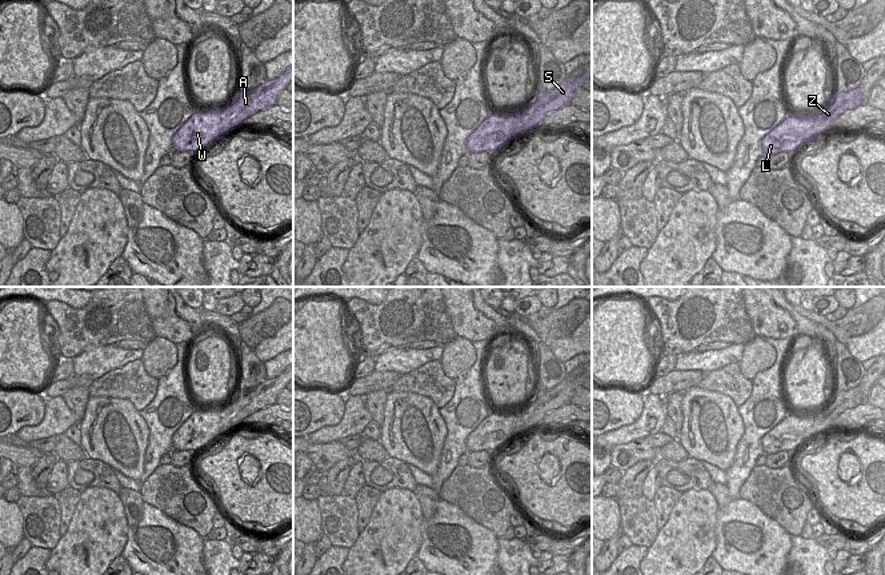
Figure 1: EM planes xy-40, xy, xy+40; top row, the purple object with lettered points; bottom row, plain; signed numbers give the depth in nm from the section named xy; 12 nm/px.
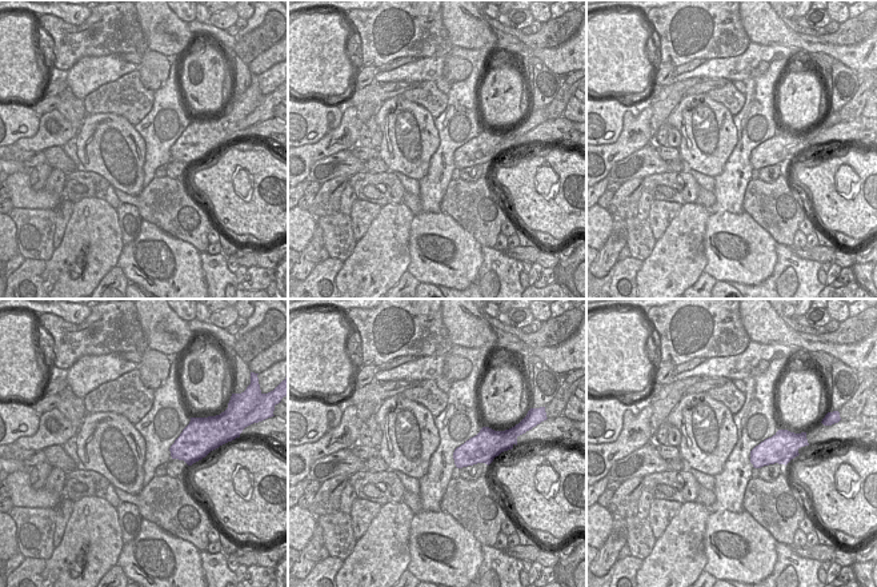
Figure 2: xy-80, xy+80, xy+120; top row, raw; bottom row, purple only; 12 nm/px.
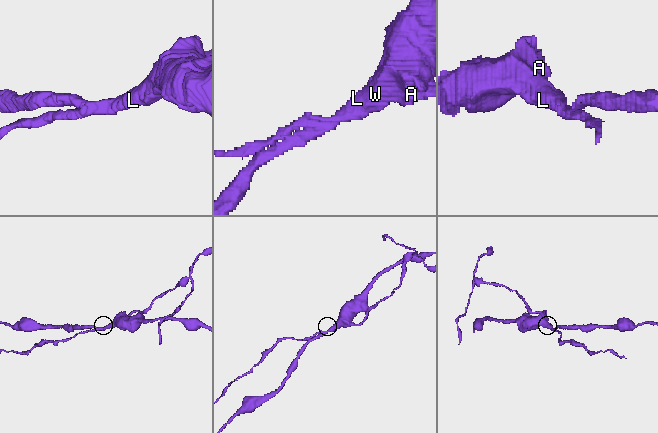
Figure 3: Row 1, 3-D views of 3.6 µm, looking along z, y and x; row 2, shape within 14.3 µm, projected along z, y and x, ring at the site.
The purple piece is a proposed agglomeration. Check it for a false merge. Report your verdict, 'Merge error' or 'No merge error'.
Merge error

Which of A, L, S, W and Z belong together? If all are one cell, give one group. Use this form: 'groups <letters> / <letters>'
groups A S Z / L W

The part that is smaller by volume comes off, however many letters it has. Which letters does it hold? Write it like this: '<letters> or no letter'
A, S, Z

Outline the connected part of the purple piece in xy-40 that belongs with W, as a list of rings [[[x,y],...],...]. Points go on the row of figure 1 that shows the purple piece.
[[[232,104],[219,109],[196,109],[172,136],[173,151],[197,155],[217,139],[232,132]]]

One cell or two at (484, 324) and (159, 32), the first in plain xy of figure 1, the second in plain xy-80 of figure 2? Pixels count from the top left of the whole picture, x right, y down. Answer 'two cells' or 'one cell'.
one cell

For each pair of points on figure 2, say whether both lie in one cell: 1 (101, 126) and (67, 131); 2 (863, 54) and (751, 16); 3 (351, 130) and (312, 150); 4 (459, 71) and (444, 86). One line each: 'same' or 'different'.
1: different
2: same
3: same
4: same

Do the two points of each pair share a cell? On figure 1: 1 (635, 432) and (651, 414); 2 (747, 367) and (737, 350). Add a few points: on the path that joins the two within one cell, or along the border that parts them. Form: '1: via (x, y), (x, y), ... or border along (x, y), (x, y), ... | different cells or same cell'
1: via (640, 427), (648, 418) | same cell
2: border along (745, 344), (741, 359), (737, 363) | different cells

